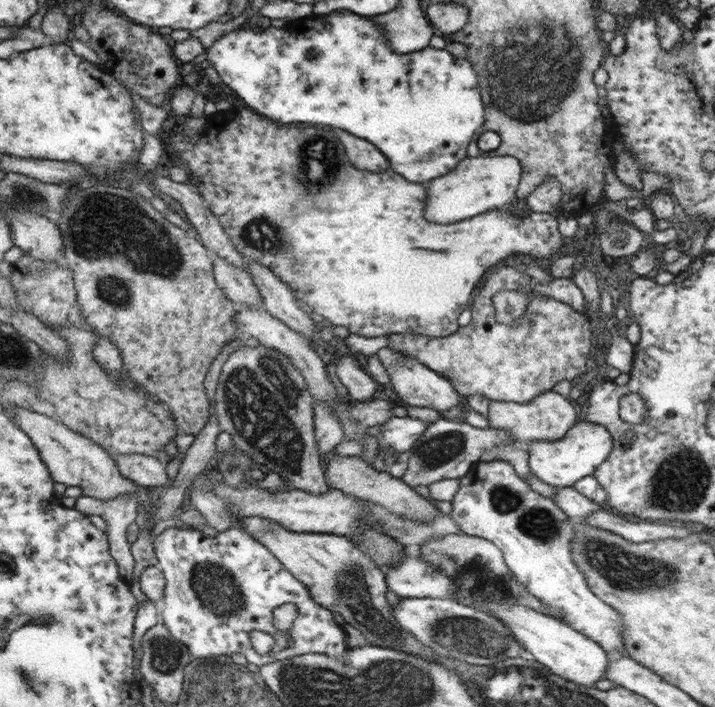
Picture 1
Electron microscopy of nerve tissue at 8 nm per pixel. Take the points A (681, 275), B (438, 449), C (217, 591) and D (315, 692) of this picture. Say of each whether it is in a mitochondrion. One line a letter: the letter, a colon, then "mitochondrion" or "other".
A: other
B: mitochondrion
C: mitochondrion
D: mitochondrion

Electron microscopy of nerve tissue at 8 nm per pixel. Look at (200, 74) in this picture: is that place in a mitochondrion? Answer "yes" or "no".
no

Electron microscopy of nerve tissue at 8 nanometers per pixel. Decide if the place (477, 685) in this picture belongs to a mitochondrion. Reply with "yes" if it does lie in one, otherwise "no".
yes

